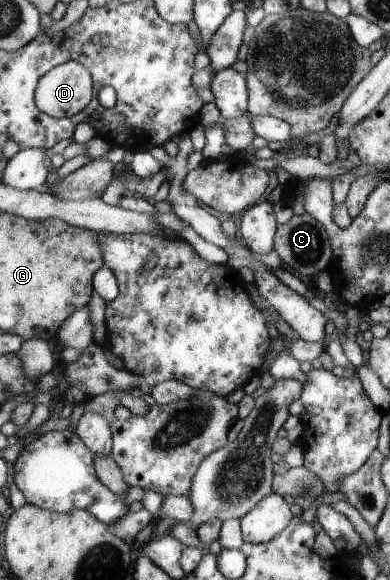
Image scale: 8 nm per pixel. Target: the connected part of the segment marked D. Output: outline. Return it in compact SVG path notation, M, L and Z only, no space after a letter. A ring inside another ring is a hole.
M72 60L44 75L35 91L35 103L49 116L69 118L86 109L96 97L94 87L88 68Z

